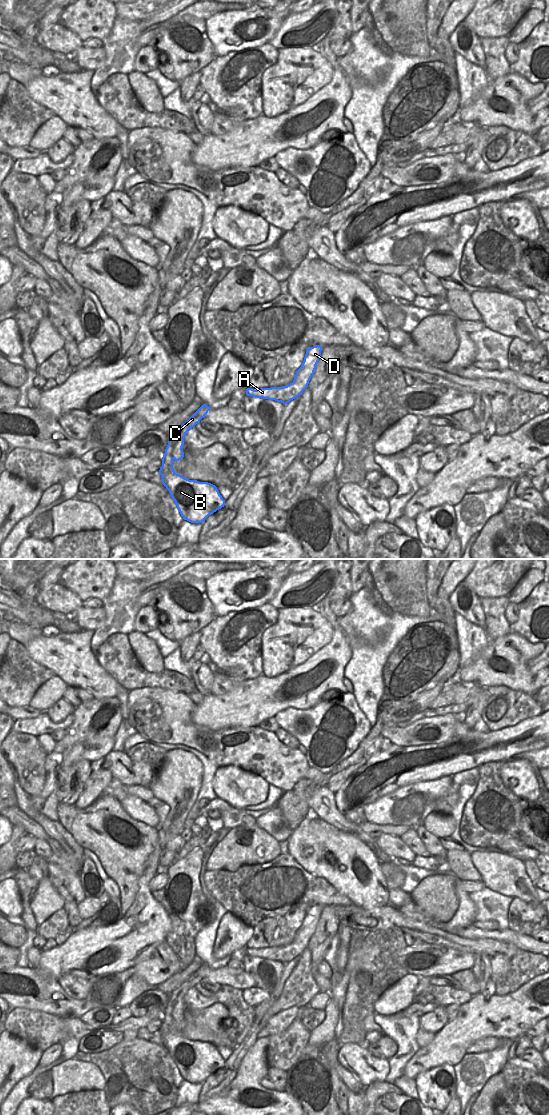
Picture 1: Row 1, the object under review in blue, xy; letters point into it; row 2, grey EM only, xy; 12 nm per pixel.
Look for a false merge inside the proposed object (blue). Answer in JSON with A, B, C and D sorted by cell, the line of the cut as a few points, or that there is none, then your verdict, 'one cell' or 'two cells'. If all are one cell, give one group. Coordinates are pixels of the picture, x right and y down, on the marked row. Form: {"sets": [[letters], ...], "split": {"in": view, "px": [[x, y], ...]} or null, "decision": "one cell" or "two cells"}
{"sets": [["A", "C", "D"], ["B"]], "split": {"in": "xy", "px": [[167, 446], [173, 458]]}, "decision": "two cells"}

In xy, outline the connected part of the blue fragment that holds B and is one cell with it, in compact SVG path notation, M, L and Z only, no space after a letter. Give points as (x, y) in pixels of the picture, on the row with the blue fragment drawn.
M168 447L165 449L158 473L184 520L202 523L225 505L225 500L215 485L189 480L174 471L173 457Z

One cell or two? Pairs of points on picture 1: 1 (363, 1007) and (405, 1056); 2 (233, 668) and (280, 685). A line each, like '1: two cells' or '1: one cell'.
1: two cells
2: two cells

